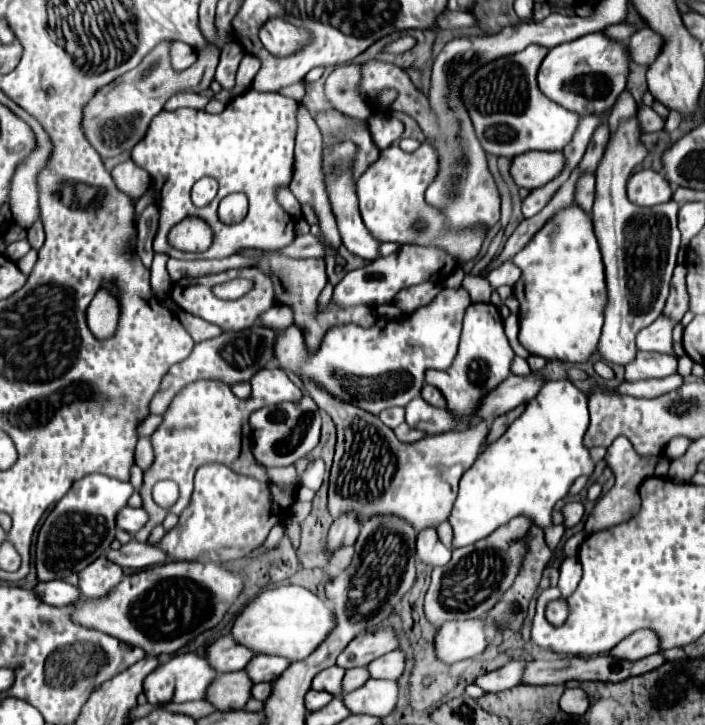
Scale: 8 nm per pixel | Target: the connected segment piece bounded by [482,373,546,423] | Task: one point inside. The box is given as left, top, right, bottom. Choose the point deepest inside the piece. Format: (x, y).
(518, 389)

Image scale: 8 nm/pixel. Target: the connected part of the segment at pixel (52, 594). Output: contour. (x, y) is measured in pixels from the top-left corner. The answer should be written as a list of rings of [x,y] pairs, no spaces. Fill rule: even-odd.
[[[48,581],[48,583],[38,583],[34,587],[34,593],[38,593],[38,597],[42,597],[42,601],[46,601],[48,605],[72,605],[80,599],[80,591],[78,587],[66,583],[66,581]]]

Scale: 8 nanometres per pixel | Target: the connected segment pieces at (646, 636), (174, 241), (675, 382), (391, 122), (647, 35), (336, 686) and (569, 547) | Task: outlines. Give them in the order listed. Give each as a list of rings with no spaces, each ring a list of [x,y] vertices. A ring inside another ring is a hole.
[[[640,629],[640,631],[634,631],[630,637],[622,639],[614,649],[612,653],[616,653],[616,657],[622,657],[622,659],[640,659],[640,657],[648,657],[648,655],[654,655],[662,651],[660,647],[660,637],[652,631],[652,629]]]
[[[186,217],[168,233],[168,243],[180,251],[206,251],[210,247],[210,227],[198,217]]]
[[[670,375],[664,379],[646,379],[646,381],[634,381],[634,383],[620,383],[616,393],[630,395],[630,397],[658,397],[668,391],[674,391],[682,385],[680,375]]]
[[[374,113],[368,119],[368,127],[370,127],[372,139],[378,145],[378,149],[386,149],[392,143],[396,143],[404,131],[402,123],[396,117],[392,117],[390,113]]]
[[[640,29],[630,37],[628,51],[630,59],[638,65],[652,65],[662,53],[664,37],[652,29]]]
[[[334,665],[330,669],[324,669],[322,673],[318,673],[318,677],[314,677],[312,681],[312,689],[316,691],[334,691],[334,697],[342,697],[342,679],[344,679],[344,669]]]
[[[580,531],[580,533],[572,535],[572,537],[566,541],[566,545],[564,545],[564,557],[572,557],[572,555],[576,555],[576,553],[578,553],[580,543],[584,541],[584,537],[586,537],[586,533],[584,533],[584,531]]]

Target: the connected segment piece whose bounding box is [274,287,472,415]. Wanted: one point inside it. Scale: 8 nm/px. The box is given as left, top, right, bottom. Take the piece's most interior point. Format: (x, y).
(378, 368)

